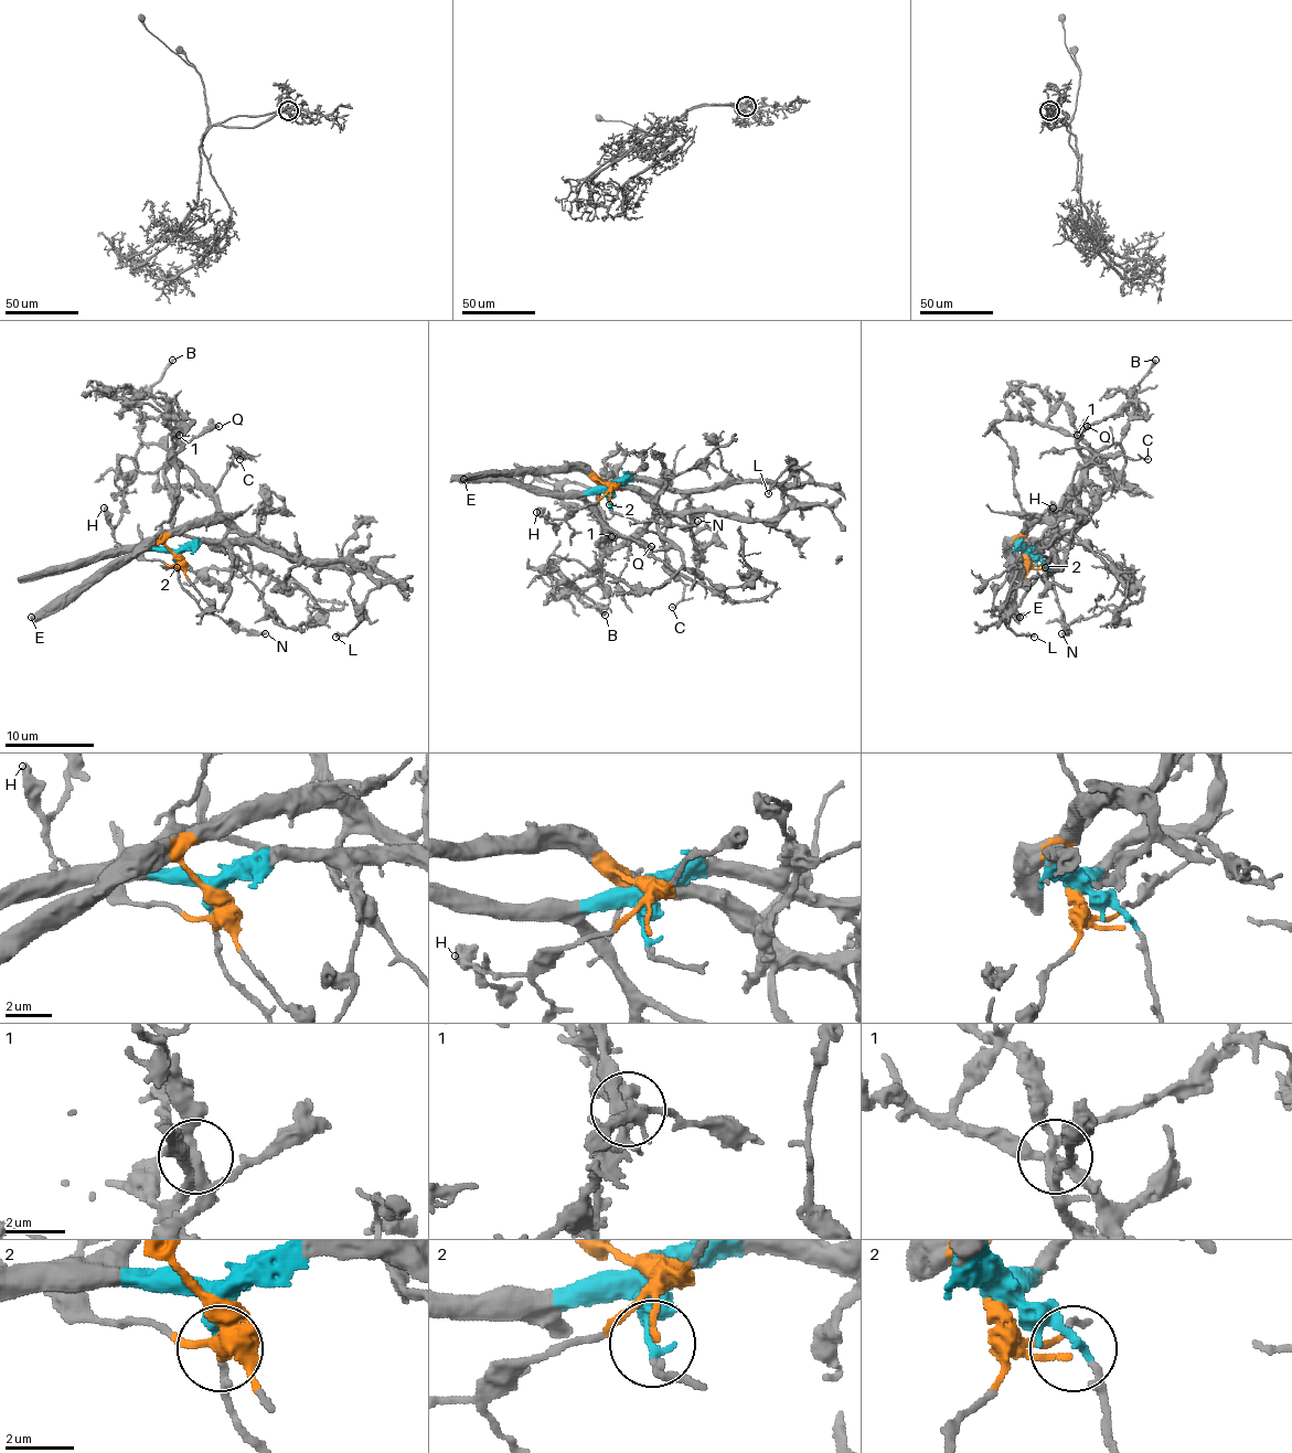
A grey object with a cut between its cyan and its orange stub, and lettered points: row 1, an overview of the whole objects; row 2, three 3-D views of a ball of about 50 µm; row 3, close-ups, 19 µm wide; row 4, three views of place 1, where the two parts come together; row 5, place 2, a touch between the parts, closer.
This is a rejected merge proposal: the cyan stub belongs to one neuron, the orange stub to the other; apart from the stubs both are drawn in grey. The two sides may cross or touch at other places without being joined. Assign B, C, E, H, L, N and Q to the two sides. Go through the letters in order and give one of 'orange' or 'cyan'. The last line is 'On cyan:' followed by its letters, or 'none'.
B: cyan
C: orange
E: orange
H: orange
L: orange
N: cyan
Q: cyan
On cyan: B, N, Q

